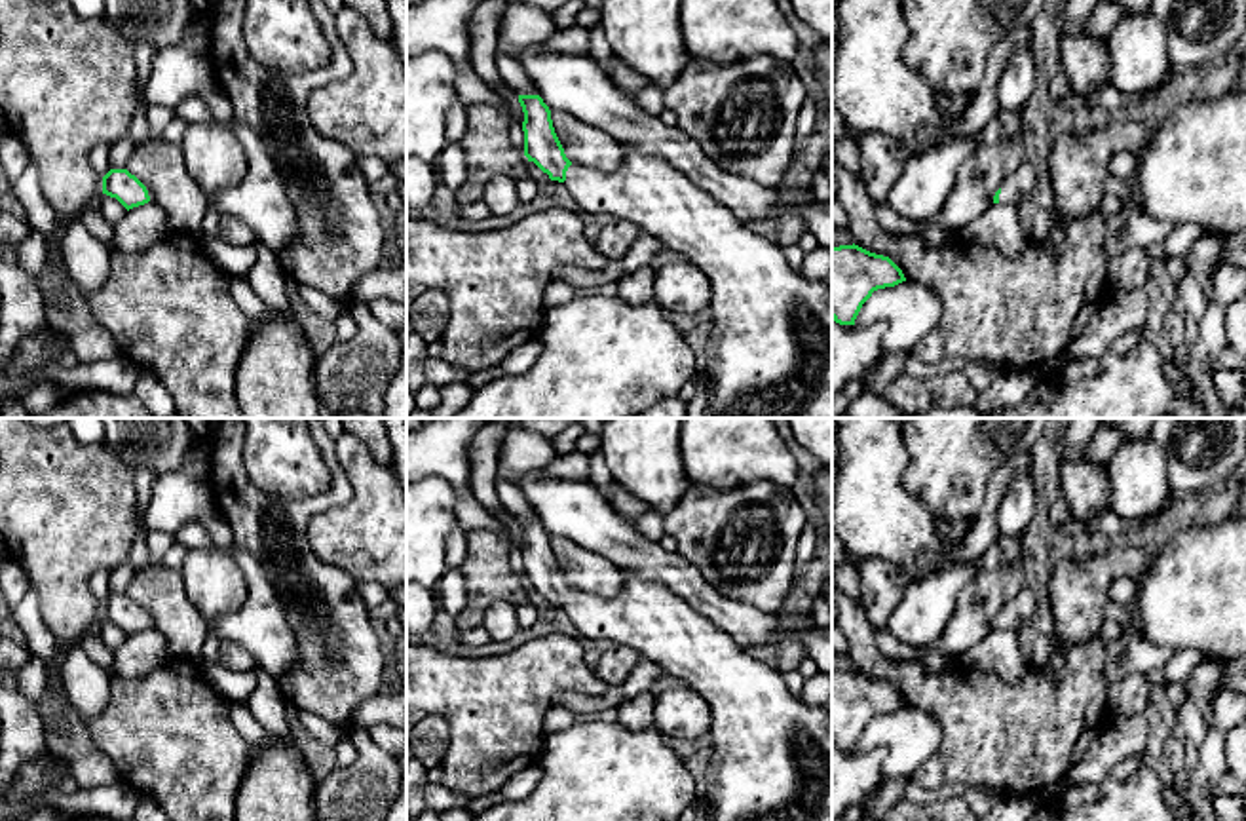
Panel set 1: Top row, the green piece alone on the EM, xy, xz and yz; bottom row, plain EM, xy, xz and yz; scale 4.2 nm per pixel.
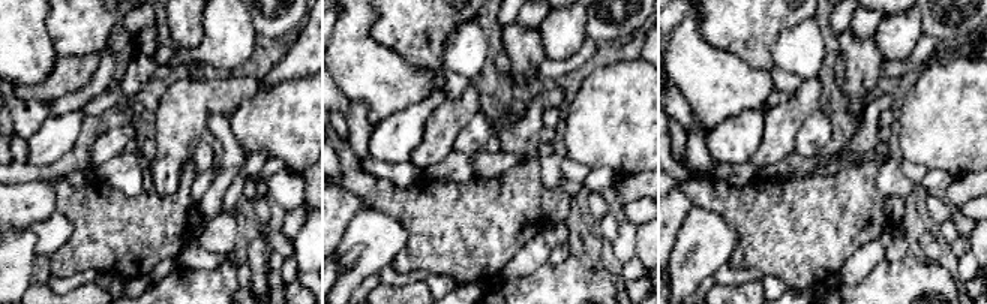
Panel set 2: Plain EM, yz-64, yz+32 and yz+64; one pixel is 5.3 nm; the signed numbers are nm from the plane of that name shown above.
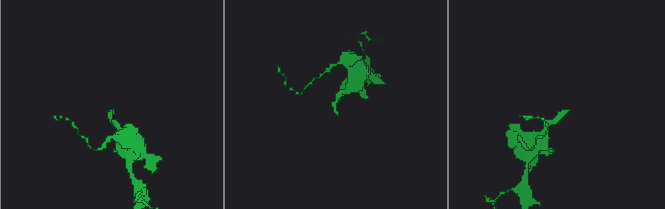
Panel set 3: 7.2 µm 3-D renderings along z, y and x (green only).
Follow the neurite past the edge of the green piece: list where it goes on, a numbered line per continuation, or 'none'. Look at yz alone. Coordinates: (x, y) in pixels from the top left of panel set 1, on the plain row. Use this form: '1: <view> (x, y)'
1: yz (1019, 610)

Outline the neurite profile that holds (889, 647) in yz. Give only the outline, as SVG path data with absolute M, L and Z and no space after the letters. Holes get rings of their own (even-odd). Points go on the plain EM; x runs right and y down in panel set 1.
M872 629L879 652L887 659L916 661L929 665L934 673L948 669L955 659L944 654L929 654L925 648L914 648L897 640L887 629Z

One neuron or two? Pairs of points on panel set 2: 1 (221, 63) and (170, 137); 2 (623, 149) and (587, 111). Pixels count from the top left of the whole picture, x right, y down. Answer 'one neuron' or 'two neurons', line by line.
1: two neurons
2: one neuron

